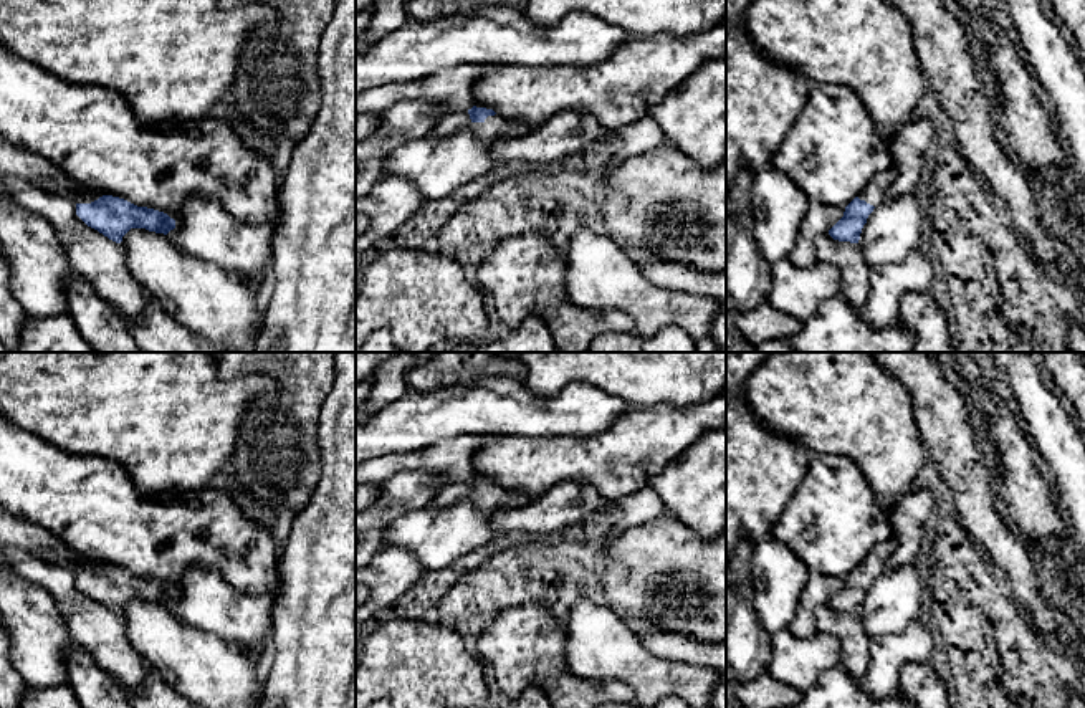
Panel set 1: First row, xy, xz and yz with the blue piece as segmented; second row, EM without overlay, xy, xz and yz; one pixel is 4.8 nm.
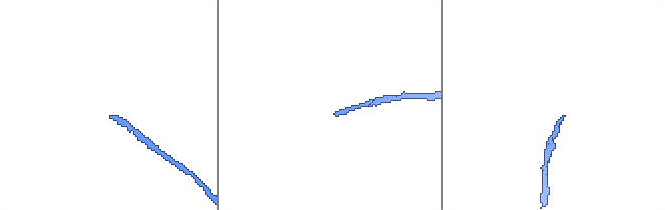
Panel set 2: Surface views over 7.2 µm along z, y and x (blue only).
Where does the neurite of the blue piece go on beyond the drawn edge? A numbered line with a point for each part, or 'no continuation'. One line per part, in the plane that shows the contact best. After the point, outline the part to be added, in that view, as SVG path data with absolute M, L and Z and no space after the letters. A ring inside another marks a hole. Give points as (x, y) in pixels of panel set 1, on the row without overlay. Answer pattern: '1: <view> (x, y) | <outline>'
1: xz (495, 497) | M447 481L430 505L442 506L455 501L470 501L481 509L513 509L531 500L523 491L504 490L501 485L488 486L483 493L473 493L468 481Z

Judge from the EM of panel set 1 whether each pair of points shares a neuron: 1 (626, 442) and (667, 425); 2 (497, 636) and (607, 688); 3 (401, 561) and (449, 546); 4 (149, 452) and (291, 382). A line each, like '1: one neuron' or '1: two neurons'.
1: one neuron
2: one neuron
3: two neurons
4: two neurons

